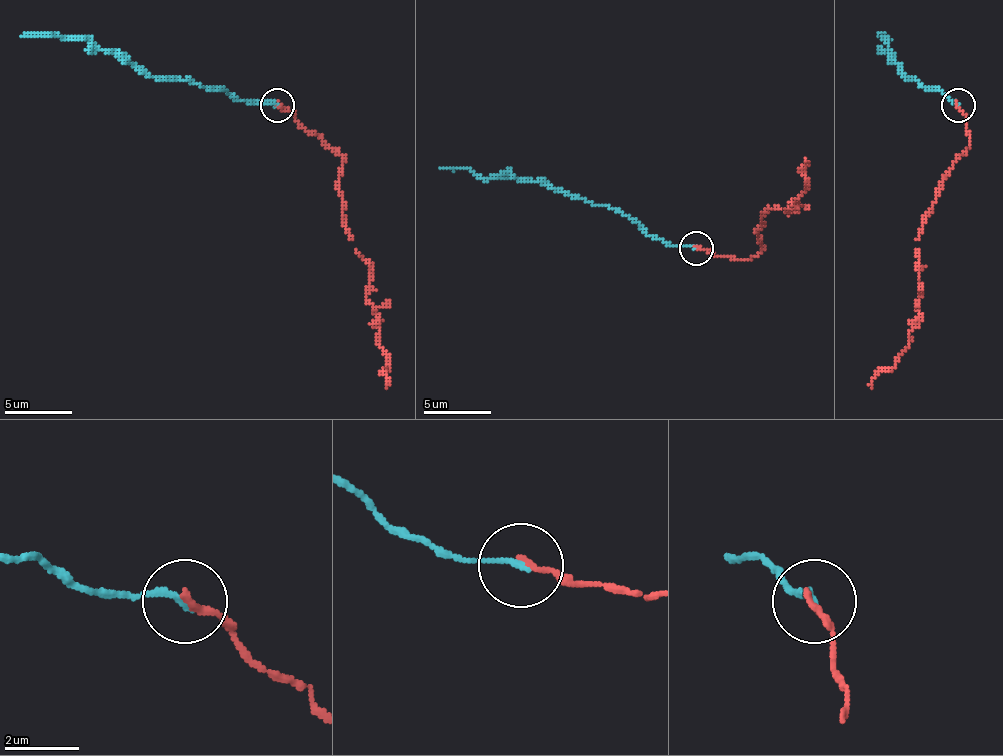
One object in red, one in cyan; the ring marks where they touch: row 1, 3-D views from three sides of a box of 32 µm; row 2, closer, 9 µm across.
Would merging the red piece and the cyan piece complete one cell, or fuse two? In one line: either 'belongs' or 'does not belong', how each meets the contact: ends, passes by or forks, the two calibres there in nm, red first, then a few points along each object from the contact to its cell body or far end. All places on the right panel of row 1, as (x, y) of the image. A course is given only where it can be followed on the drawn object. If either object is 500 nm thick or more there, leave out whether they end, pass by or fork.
belongs | red ends | cyan ends | 180/180 nm | red via (956, 104), (969, 134), (969, 148), (942, 182), (919, 236), (919, 324), (898, 361), (871, 388) | cyan via (959, 104), (909, 77), (892, 60), (888, 36), (878, 36)

